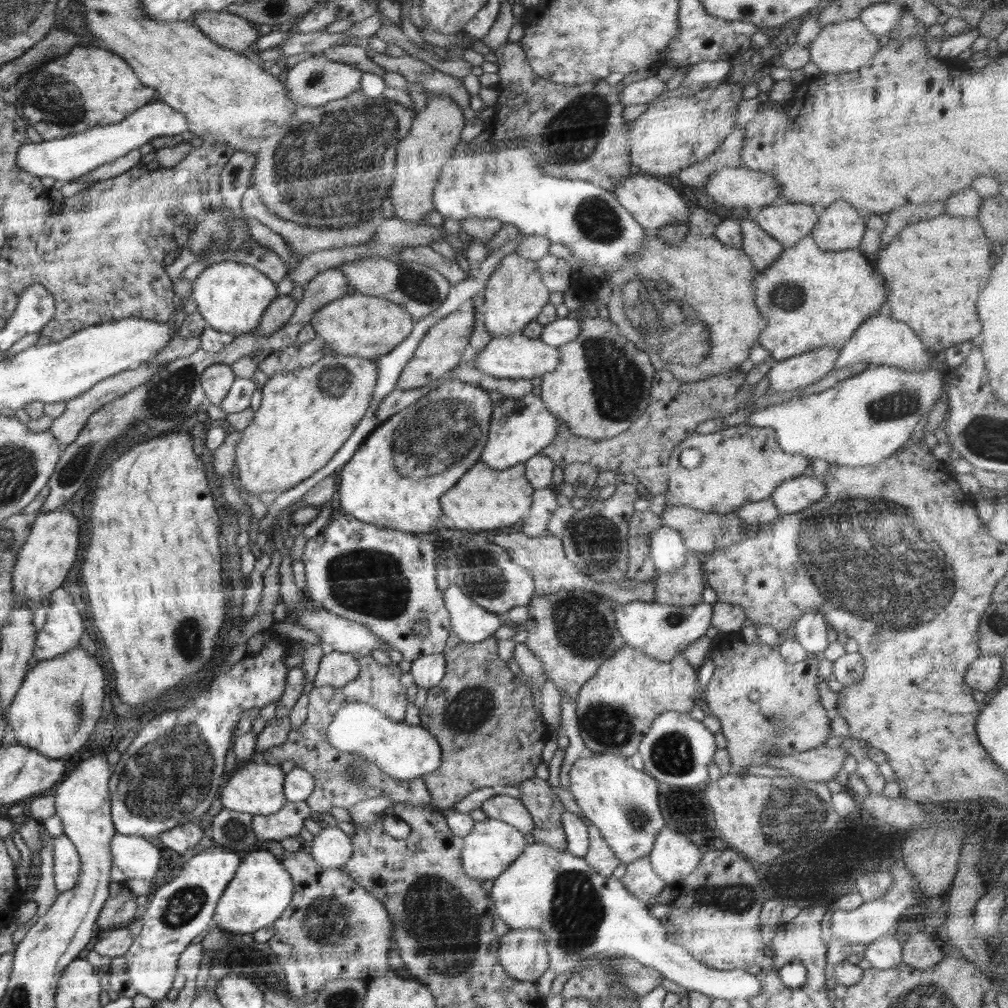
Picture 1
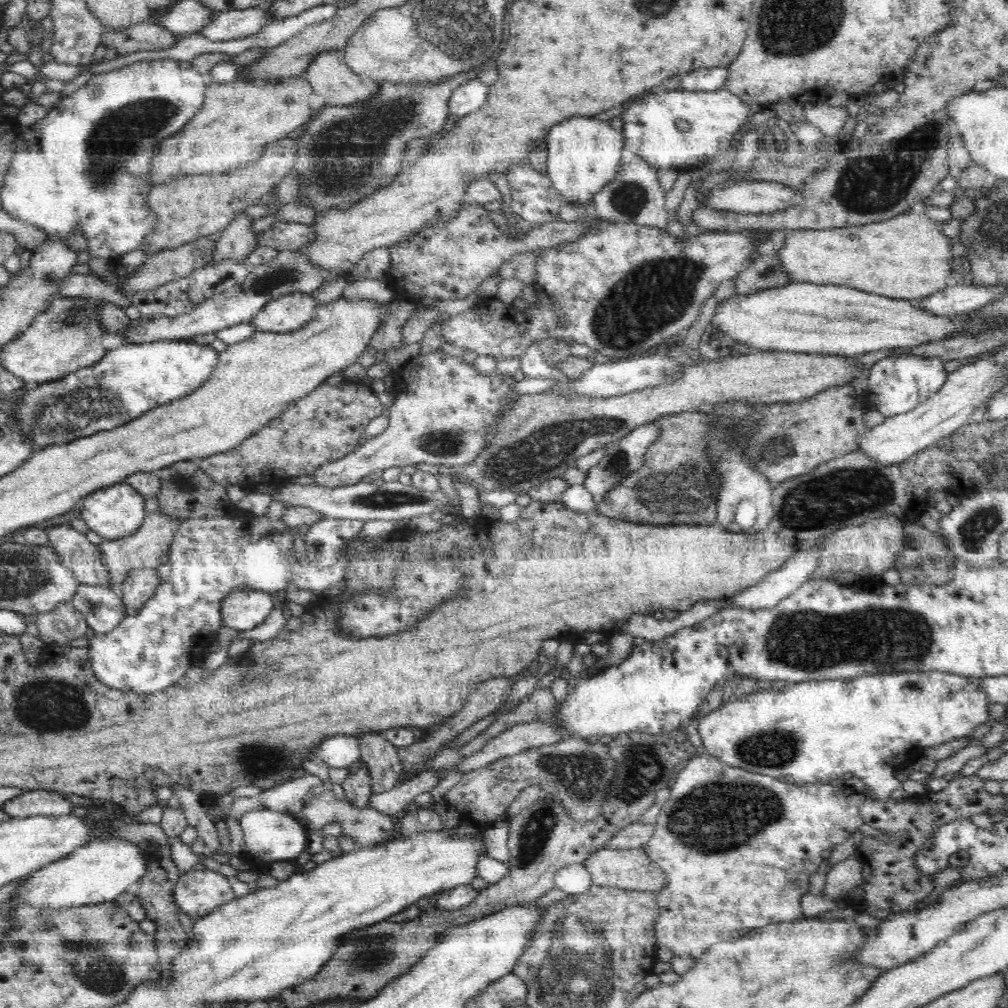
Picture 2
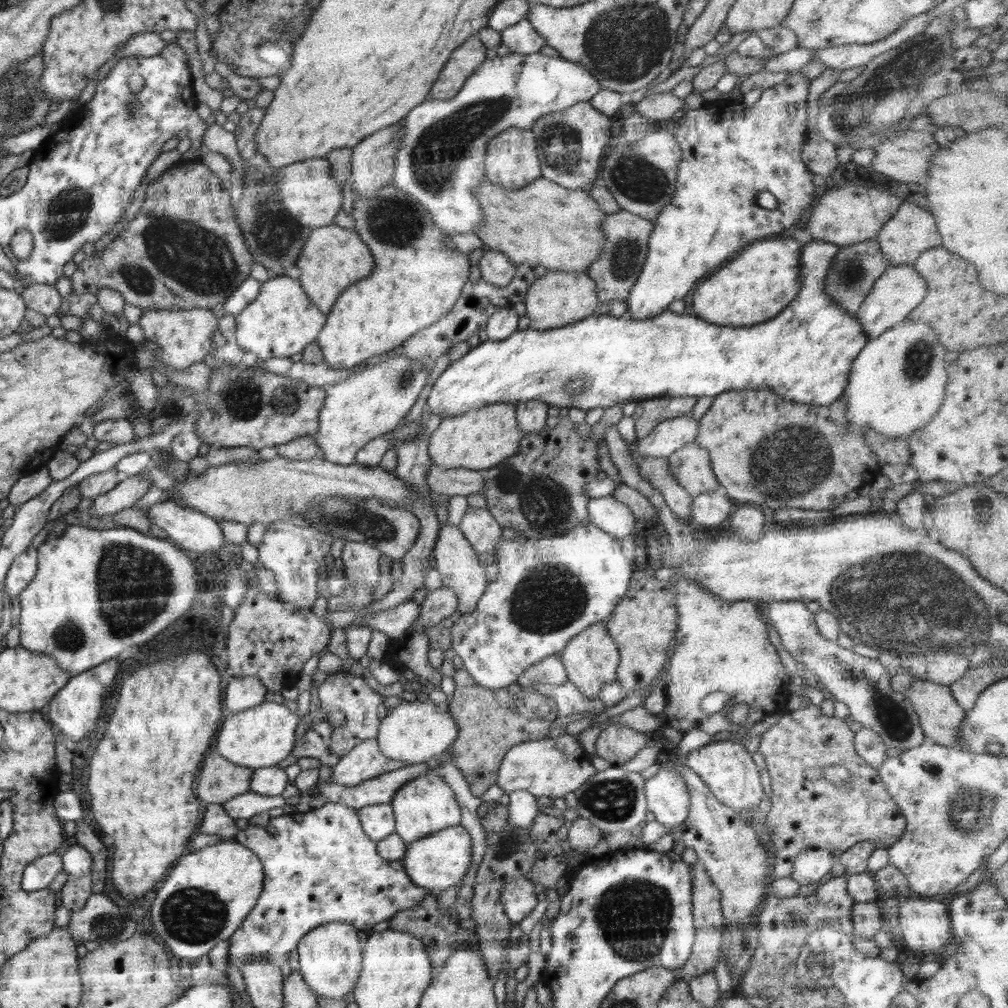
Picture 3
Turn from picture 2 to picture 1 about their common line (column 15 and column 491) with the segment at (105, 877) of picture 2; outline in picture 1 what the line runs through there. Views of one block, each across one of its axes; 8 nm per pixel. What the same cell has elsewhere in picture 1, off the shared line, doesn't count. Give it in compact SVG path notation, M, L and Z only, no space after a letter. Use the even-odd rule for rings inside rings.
M545 843L527 844L518 859L494 880L490 898L495 906L496 916L504 920L512 929L532 928L545 934L549 945L547 970L552 970L556 976L574 971L580 962L595 955L611 952L618 957L637 960L642 967L658 970L664 978L672 980L688 991L696 991L709 997L729 1001L748 1000L760 994L762 990L762 981L744 968L728 971L714 970L700 964L688 952L682 952L682 956L670 956L672 944L668 942L666 928L648 913L647 905L628 892L615 877L599 874L586 863L584 858L574 856L567 850L560 851Z

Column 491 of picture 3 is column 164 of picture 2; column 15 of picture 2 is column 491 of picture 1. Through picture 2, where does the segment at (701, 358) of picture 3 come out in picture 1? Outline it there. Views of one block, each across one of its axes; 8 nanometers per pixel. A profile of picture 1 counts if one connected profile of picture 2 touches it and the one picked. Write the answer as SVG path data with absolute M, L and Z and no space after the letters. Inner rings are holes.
M446 380L444 383L438 383L438 388L430 392L427 396L420 398L417 402L410 404L401 412L394 414L388 420L380 423L365 439L364 444L350 457L350 460L340 472L340 504L344 509L344 514L353 516L356 520L362 520L363 523L375 524L376 526L390 528L390 530L398 530L402 532L414 533L418 536L426 538L426 534L436 530L438 522L445 522L445 519L438 520L442 516L440 510L440 497L446 490L450 490L470 471L480 460L482 449L486 446L488 440L491 414L493 413L494 404L491 402L488 392L484 391L480 386L474 386L470 383L460 383L459 381Z

